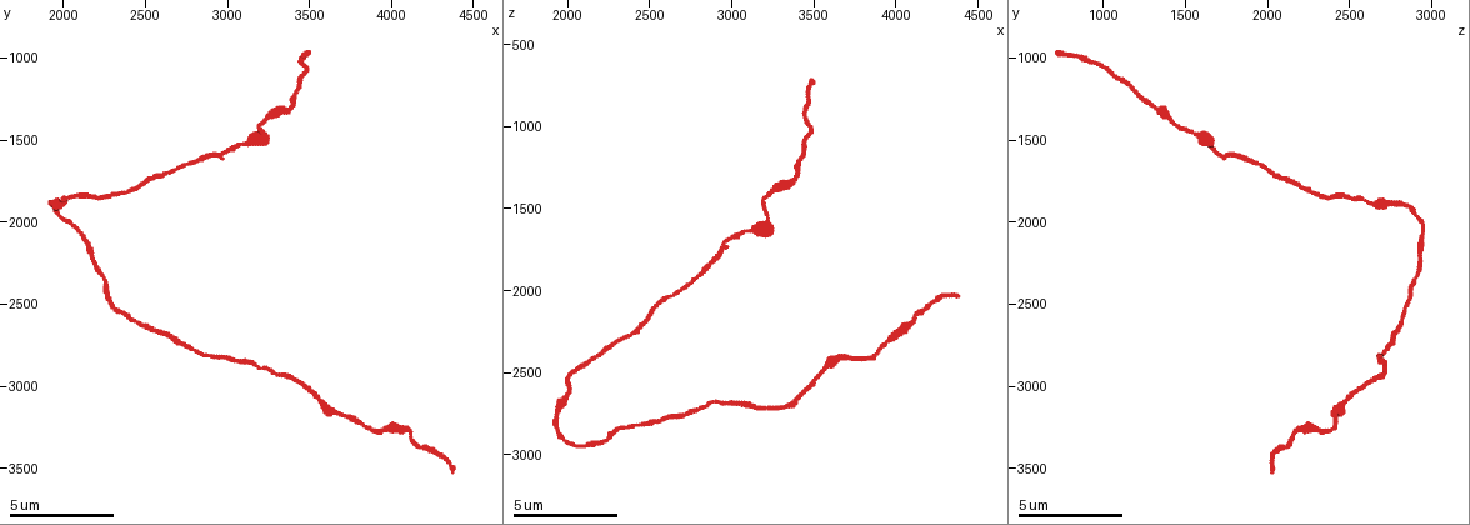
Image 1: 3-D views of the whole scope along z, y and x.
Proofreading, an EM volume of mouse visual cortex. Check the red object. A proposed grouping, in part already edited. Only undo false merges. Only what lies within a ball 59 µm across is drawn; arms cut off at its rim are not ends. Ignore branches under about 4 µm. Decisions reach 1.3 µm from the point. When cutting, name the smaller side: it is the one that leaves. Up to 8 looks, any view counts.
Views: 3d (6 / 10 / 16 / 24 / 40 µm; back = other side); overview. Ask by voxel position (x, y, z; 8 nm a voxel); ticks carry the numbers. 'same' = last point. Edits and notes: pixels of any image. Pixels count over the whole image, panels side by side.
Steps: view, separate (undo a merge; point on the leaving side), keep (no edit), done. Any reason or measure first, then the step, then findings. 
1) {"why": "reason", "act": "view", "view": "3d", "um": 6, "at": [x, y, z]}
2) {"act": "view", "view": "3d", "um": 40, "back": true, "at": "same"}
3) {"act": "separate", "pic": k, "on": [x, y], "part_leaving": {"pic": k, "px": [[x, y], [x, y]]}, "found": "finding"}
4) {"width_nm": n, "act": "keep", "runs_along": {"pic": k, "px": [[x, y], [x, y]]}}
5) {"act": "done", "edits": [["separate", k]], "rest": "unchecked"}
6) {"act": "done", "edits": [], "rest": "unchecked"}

{"why": "sudden change in width", "act": "view", "view": "3d", "um": 10, "at": [3480, 3000, 2580]}

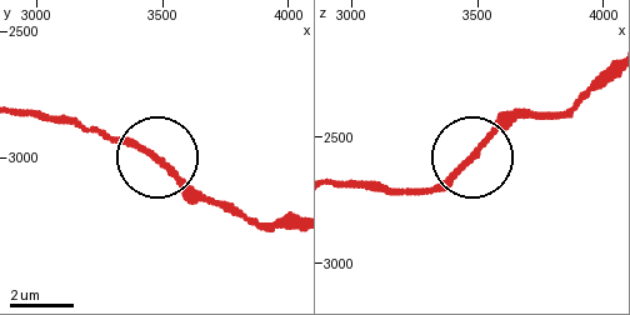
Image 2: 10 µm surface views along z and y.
{"act": "keep", "runs_along": {"pic": 2, "px": [[336, 179], [441, 185], [519, 109]]}, "found": "all the same neuron"}

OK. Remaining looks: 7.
{"why": "thick turns thin", "act": "view", "view": "3d", "um": 6, "at": [3880, 3260, 2360]}

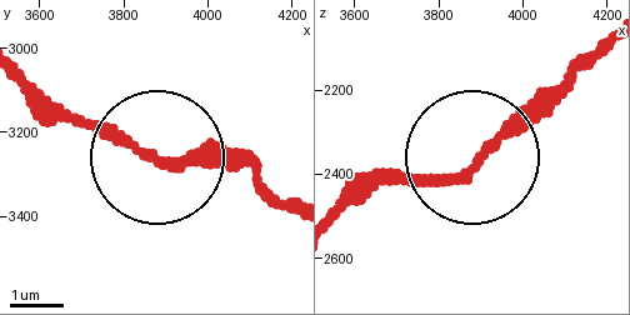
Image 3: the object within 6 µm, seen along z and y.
{"act": "view", "view": "3d", "um": 6, "back": true, "at": [3900, 3260, 2375]}

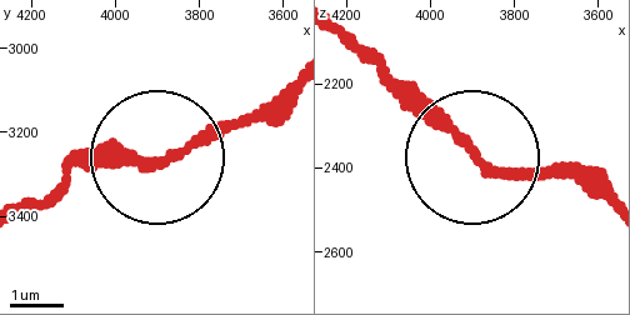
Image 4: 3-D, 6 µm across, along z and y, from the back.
{"width_nm": 180, "act": "keep", "found": "one neuron here"}

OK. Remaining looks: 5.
{"why": "thick turns thin", "act": "view", "view": "3d", "um": 6, "at": [1920, 1900, 2800]}

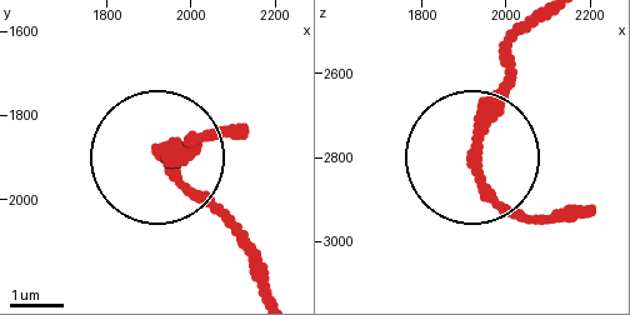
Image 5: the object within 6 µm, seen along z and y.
{"act": "keep", "runs_along": {"pic": 5, "px": [[520, 218], [470, 155], [475, 115], [510, 61], [510, 25]]}, "found": "continuous, no second neuron"}

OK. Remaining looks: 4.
{"why": "thin neck", "act": "view", "view": "3d", "um": 10, "at": [3200, 1420, 1460]}

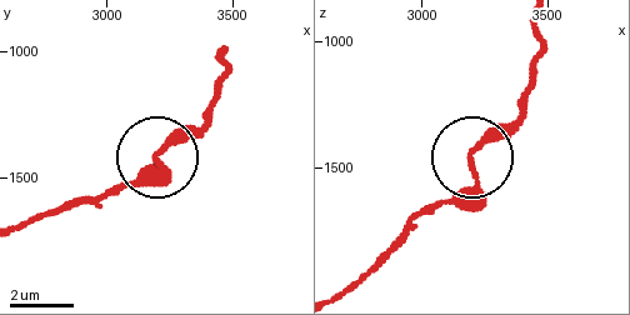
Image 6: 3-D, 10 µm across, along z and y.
{"why": "closer look", "act": "view", "view": "3d", "um": 6, "at": [3190, 1420, 1470]}

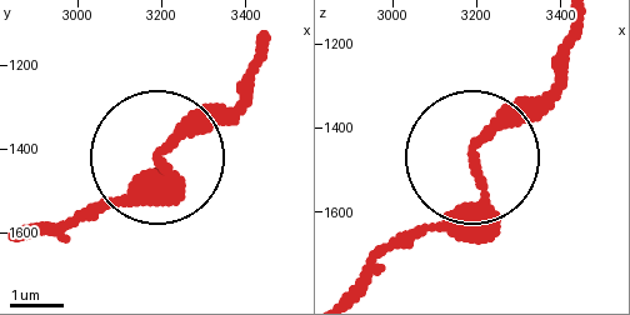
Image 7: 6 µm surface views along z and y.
{"act": "keep", "runs_along": {"pic": 7, "px": [[25, 235], [106, 213], [173, 141], [249, 91]]}, "found": "all the same neuron"}

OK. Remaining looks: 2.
{"act": "done", "edits": [], "rest": "unchecked"}

